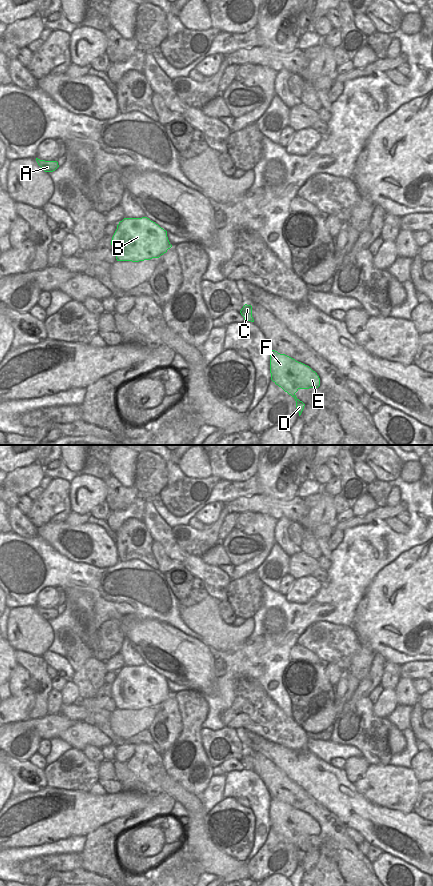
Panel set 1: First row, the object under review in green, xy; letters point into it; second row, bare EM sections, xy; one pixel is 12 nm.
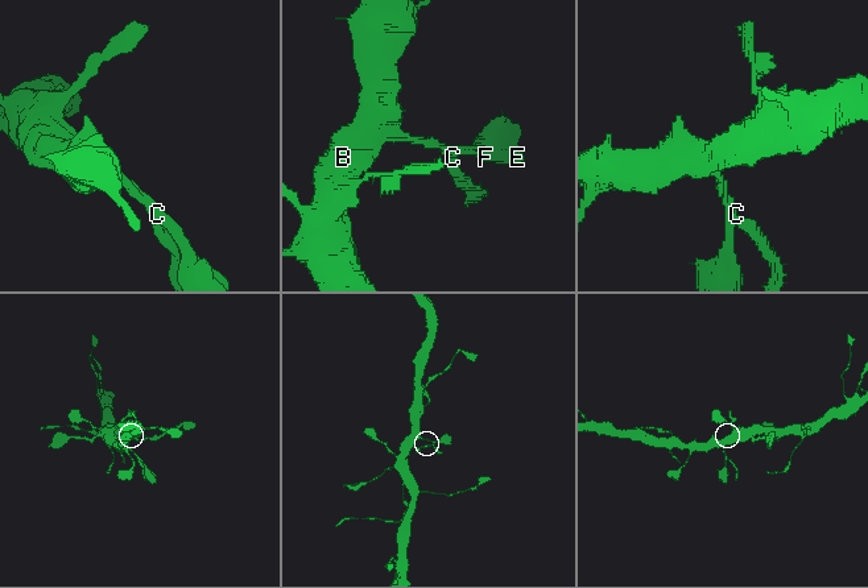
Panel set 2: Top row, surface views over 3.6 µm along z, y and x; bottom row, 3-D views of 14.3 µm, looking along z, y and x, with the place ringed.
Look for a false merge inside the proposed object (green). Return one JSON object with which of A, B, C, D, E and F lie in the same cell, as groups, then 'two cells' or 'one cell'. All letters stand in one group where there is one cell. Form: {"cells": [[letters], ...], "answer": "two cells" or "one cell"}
{"cells": [["A", "B", "C", "D", "E", "F"]], "answer": "one cell"}

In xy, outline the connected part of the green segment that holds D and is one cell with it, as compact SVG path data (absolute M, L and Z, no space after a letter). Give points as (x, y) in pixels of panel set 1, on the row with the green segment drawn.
M272 349L270 373L271 380L295 399L300 416L305 404L296 397L295 393L299 389L318 388L320 378L317 373L309 366Z

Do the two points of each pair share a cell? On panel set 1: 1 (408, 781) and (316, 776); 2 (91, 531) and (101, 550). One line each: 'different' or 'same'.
1: different
2: same

